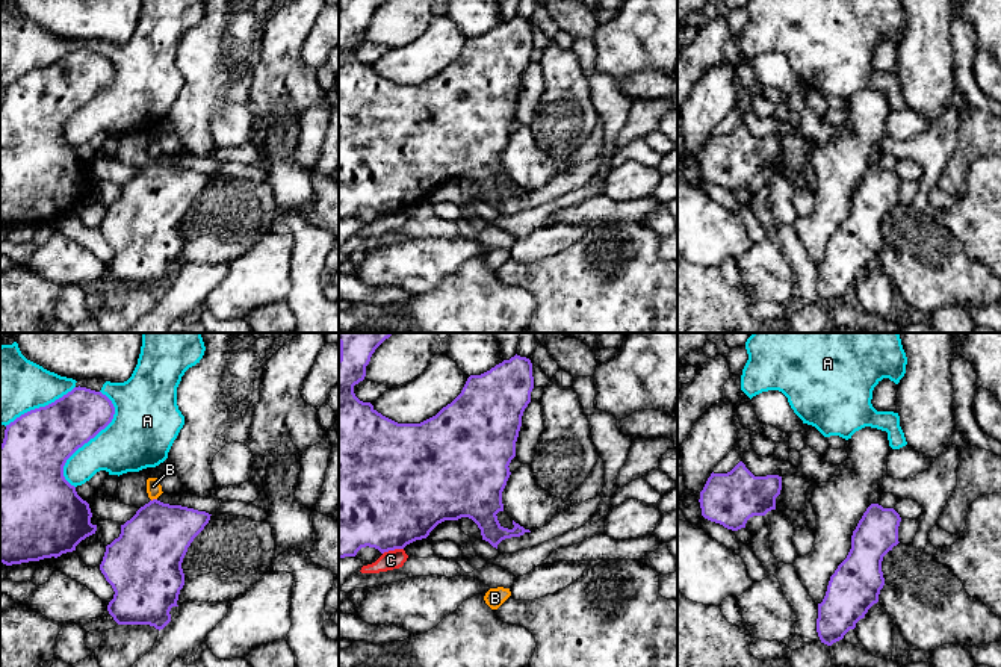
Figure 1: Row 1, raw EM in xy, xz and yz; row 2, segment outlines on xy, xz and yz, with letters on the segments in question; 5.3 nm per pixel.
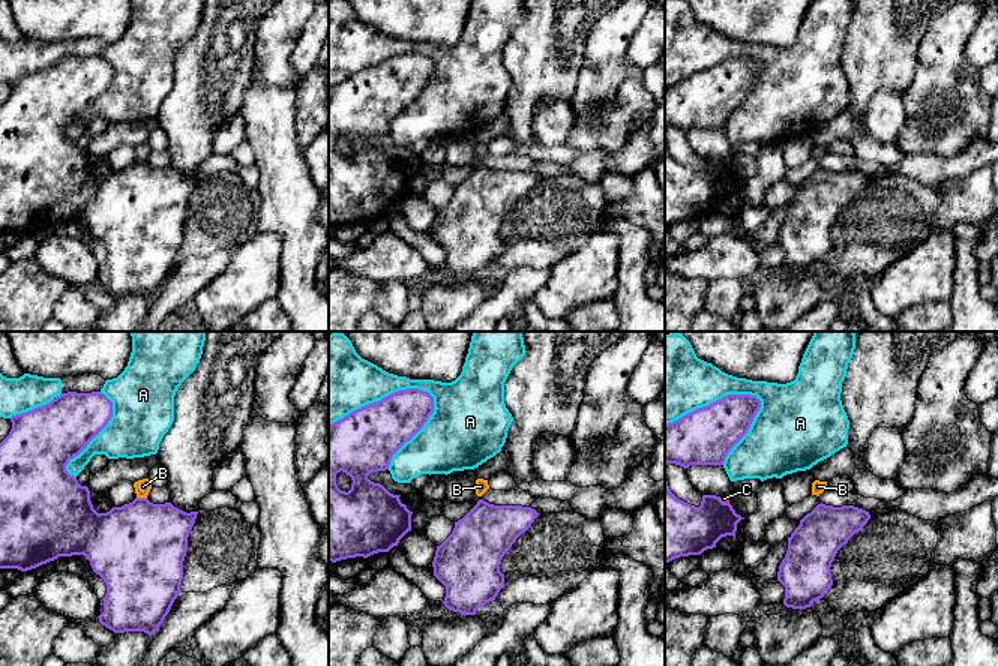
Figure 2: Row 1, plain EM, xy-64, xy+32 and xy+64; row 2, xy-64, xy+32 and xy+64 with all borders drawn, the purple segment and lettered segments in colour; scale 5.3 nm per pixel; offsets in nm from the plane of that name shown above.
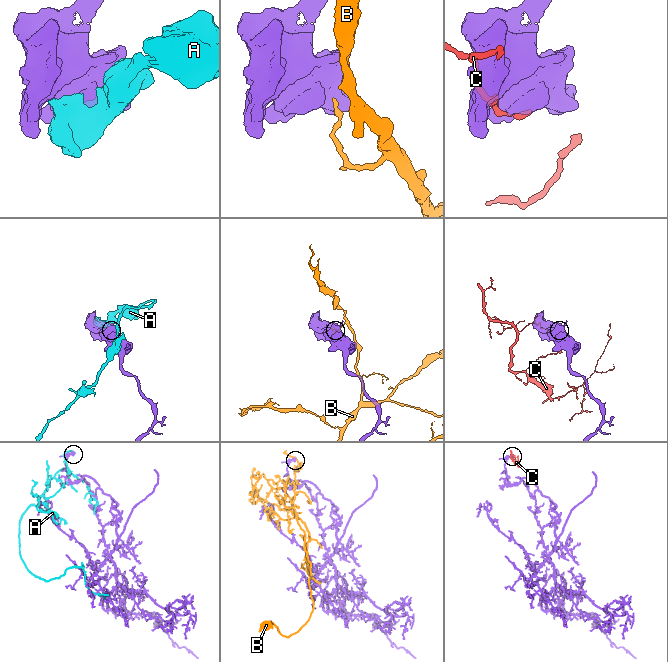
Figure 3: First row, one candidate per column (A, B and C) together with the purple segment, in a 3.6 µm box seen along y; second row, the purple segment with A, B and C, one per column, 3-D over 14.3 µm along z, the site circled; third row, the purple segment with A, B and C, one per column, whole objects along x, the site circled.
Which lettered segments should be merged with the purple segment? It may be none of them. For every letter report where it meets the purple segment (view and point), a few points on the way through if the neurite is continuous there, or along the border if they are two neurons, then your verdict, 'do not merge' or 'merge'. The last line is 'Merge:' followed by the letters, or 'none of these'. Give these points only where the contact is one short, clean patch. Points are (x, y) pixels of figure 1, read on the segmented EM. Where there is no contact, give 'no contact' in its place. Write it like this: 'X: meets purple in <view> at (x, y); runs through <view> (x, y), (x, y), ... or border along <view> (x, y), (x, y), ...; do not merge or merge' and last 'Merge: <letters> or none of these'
A: meets purple in xy at (89, 439); do not merge
B: meets purple in xy at (153, 499); do not merge
C: meets purple in xz at (392, 549); do not merge
Merge: none of these

